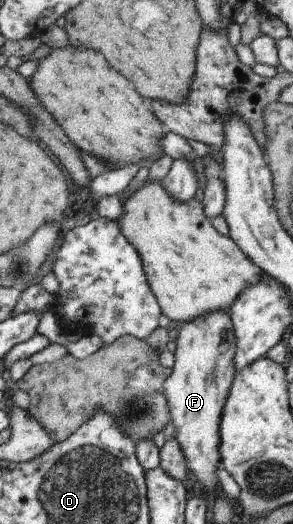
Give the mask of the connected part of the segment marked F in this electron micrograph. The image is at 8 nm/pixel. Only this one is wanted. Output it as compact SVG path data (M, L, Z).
M219 309L201 315L189 323L182 323L176 342L175 361L170 379L165 383L165 395L171 413L174 436L183 455L187 457L188 470L203 485L207 495L221 493L217 468L222 461L223 411L231 395L235 379L235 325L230 311Z

